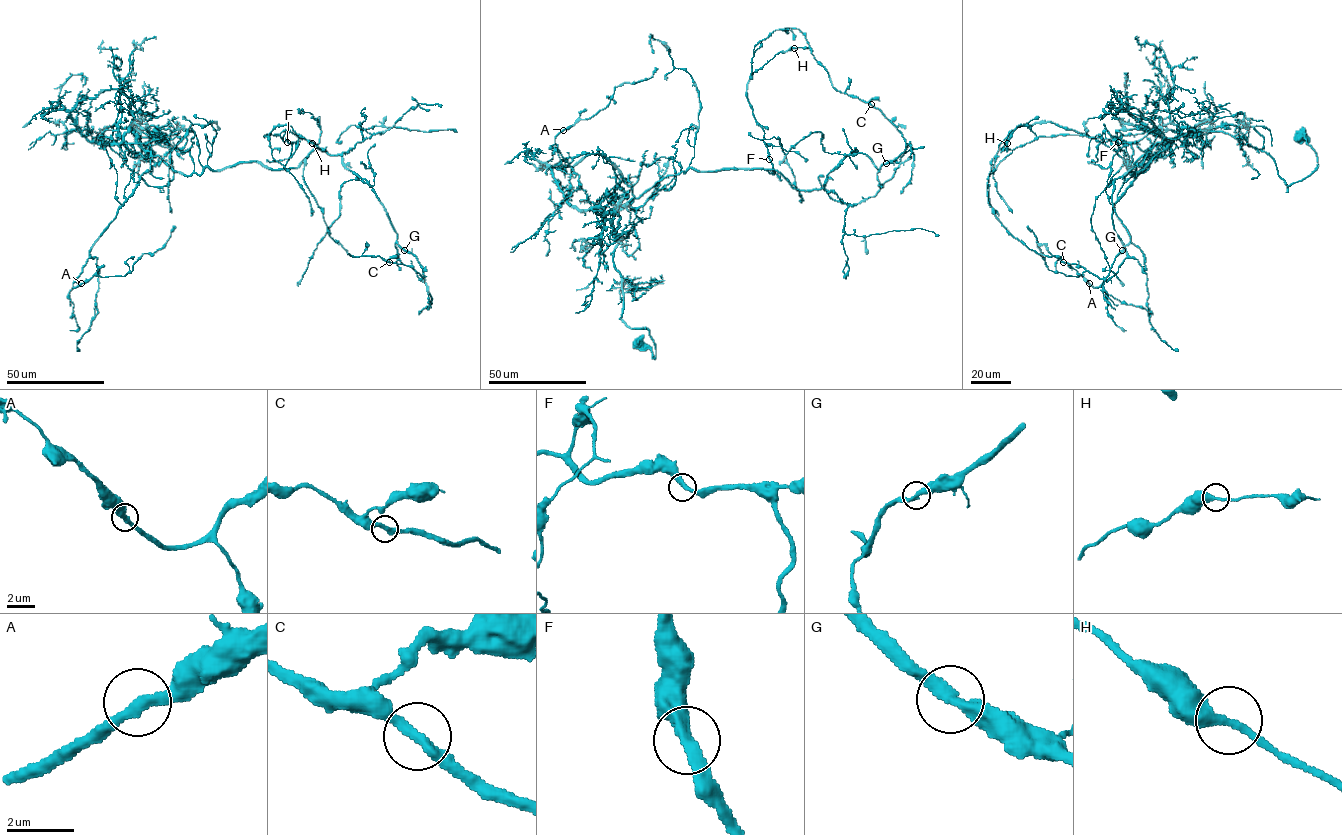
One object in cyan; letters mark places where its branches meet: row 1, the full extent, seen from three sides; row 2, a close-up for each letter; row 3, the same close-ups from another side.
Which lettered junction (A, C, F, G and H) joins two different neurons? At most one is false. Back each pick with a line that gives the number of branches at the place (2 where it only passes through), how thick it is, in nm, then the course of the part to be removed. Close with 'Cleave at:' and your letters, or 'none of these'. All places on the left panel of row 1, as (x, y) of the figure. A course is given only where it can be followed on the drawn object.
Cleave at: none of these

